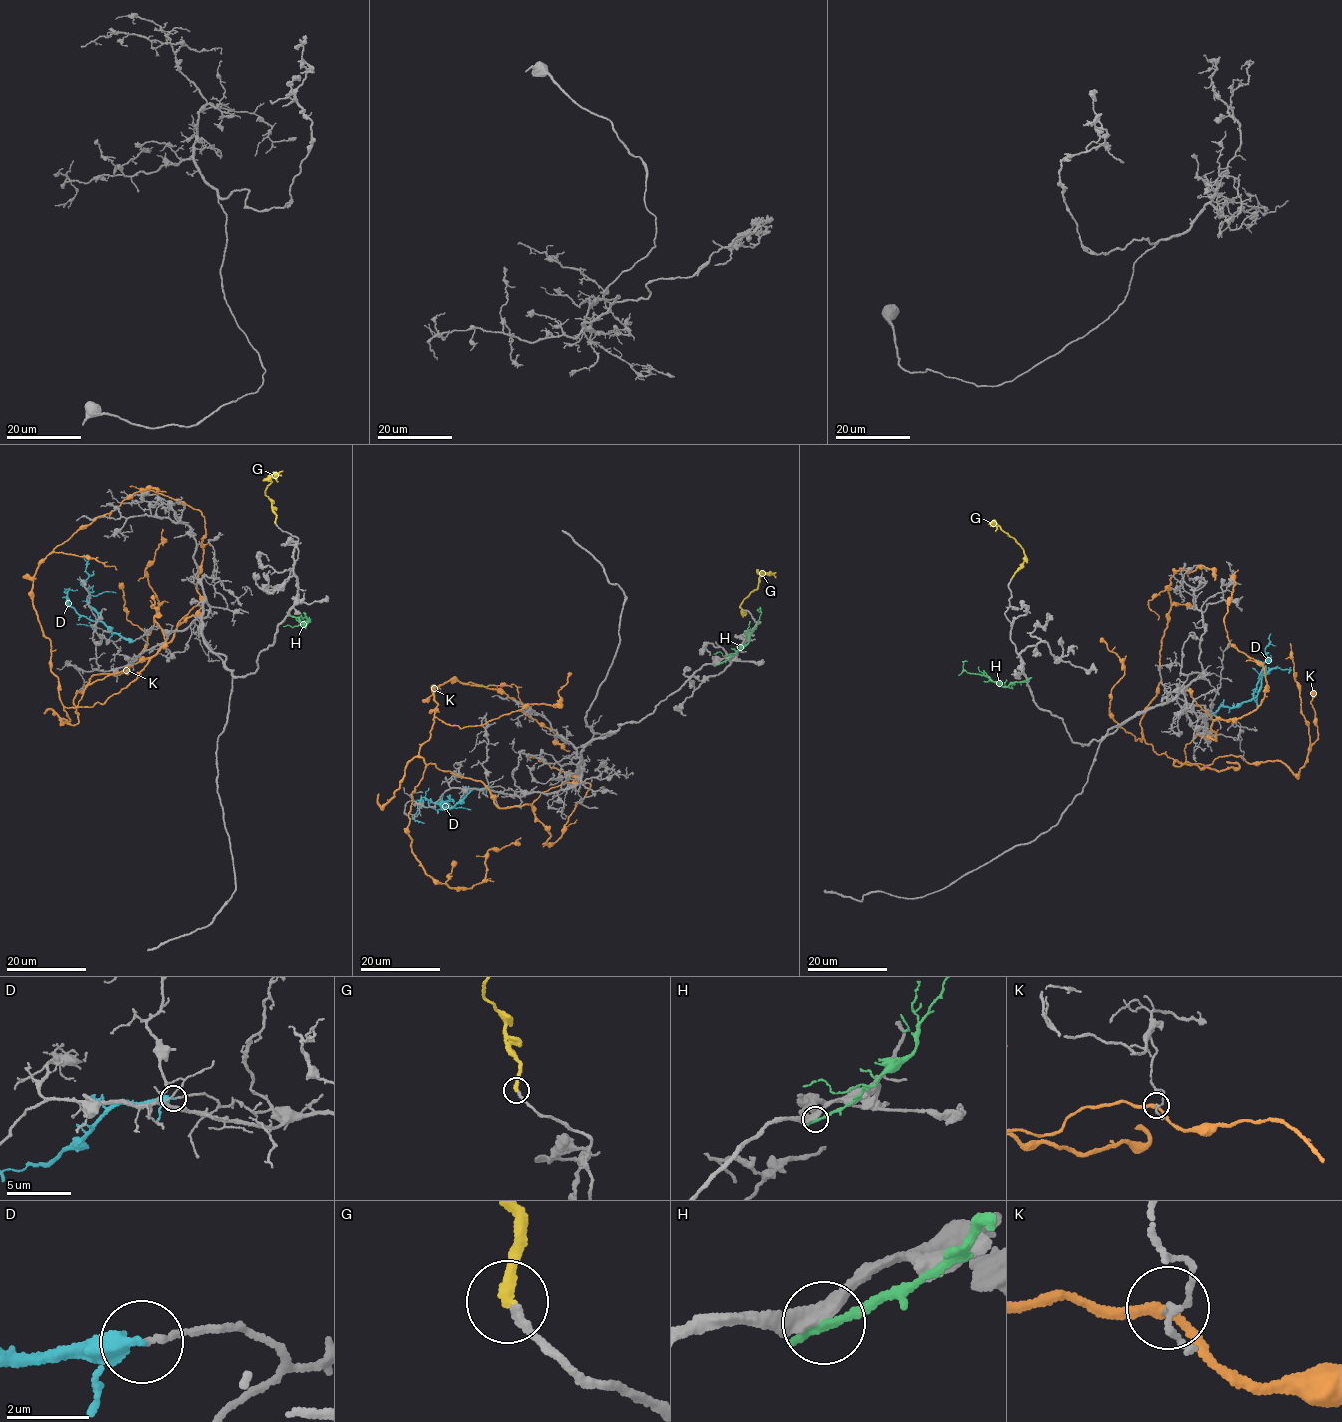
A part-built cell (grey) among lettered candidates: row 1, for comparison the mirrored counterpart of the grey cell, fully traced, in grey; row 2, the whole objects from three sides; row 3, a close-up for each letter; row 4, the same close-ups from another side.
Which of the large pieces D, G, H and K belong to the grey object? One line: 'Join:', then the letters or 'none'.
Join: G

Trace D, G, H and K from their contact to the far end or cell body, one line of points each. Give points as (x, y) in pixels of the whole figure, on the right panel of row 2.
D: (1210, 715), (1220, 706), (1235, 707), (1252, 699), (1260, 676), (1277, 668), (1286, 668), (1289, 673)
G: (1011, 577), (1024, 560), (1021, 546), (995, 522)
H: (1027, 680), (1002, 686), (987, 677), (967, 672), (962, 666), (967, 662)
K: (1241, 756), (1190, 763), (1184, 747), (1261, 703), (1264, 668), (1230, 643), (1224, 620), (1238, 570)

